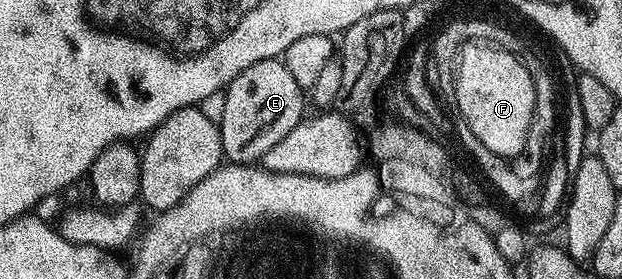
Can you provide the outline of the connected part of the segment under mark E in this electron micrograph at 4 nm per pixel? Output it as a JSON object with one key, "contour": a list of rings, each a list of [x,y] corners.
{"contour":[[[281,58],[259,60],[259,64],[243,68],[243,72],[229,82],[224,92],[223,120],[219,123],[221,143],[225,149],[224,157],[233,164],[256,163],[265,155],[267,148],[279,144],[279,140],[283,140],[283,136],[287,136],[287,132],[291,132],[291,128],[295,128],[306,113],[306,95],[299,84],[295,84]]]}

